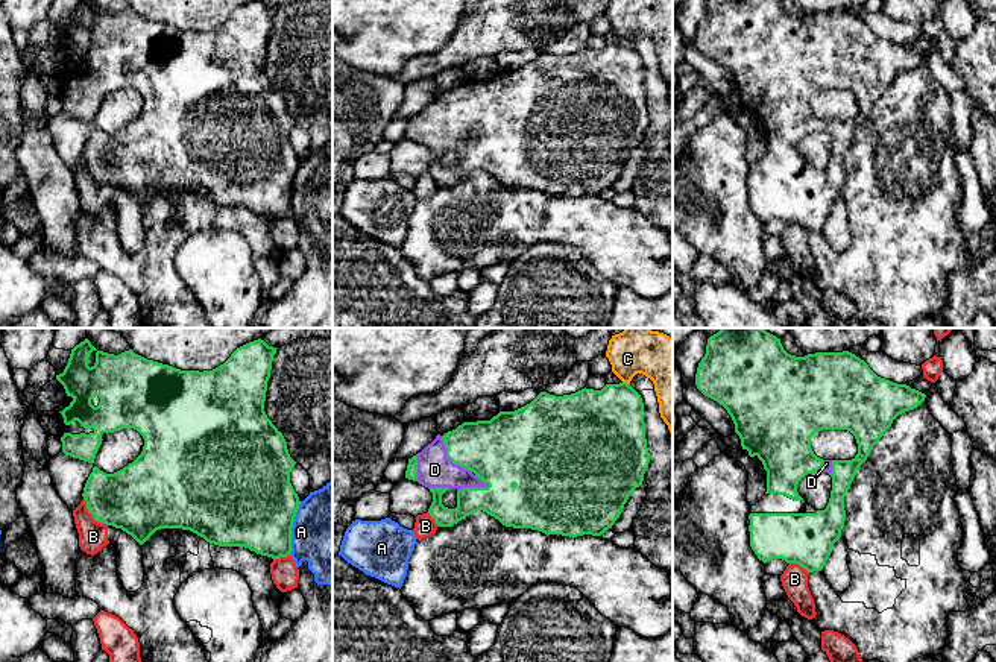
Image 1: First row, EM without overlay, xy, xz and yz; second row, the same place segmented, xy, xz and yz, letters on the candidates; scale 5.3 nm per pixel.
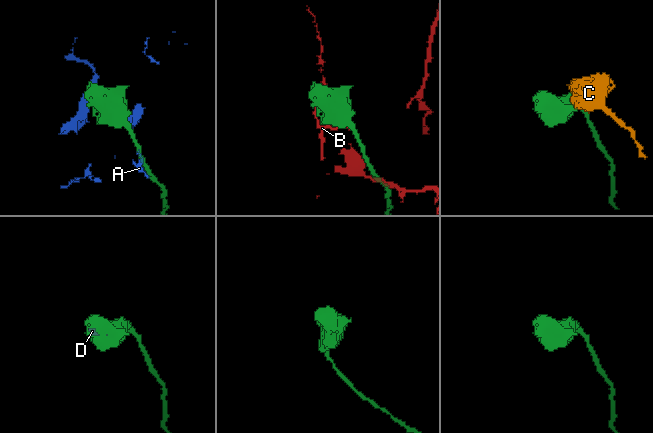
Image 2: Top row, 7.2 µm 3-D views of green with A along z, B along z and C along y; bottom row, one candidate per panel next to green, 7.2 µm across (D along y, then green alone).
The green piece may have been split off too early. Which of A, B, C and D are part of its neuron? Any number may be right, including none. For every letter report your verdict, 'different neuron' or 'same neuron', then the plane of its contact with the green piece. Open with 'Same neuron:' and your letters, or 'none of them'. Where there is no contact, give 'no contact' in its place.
Same neuron: D
A: different neuron | xy
B: different neuron | xy
C: different neuron | xz
D: same neuron | xz

